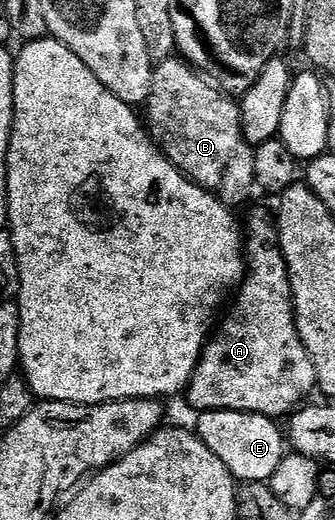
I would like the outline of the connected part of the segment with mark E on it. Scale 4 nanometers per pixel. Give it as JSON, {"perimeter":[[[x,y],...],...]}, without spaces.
{"perimeter":[[[203,411],[198,416],[196,434],[212,453],[223,461],[237,482],[266,483],[286,456],[286,437],[271,416],[246,414],[243,411]]]}

